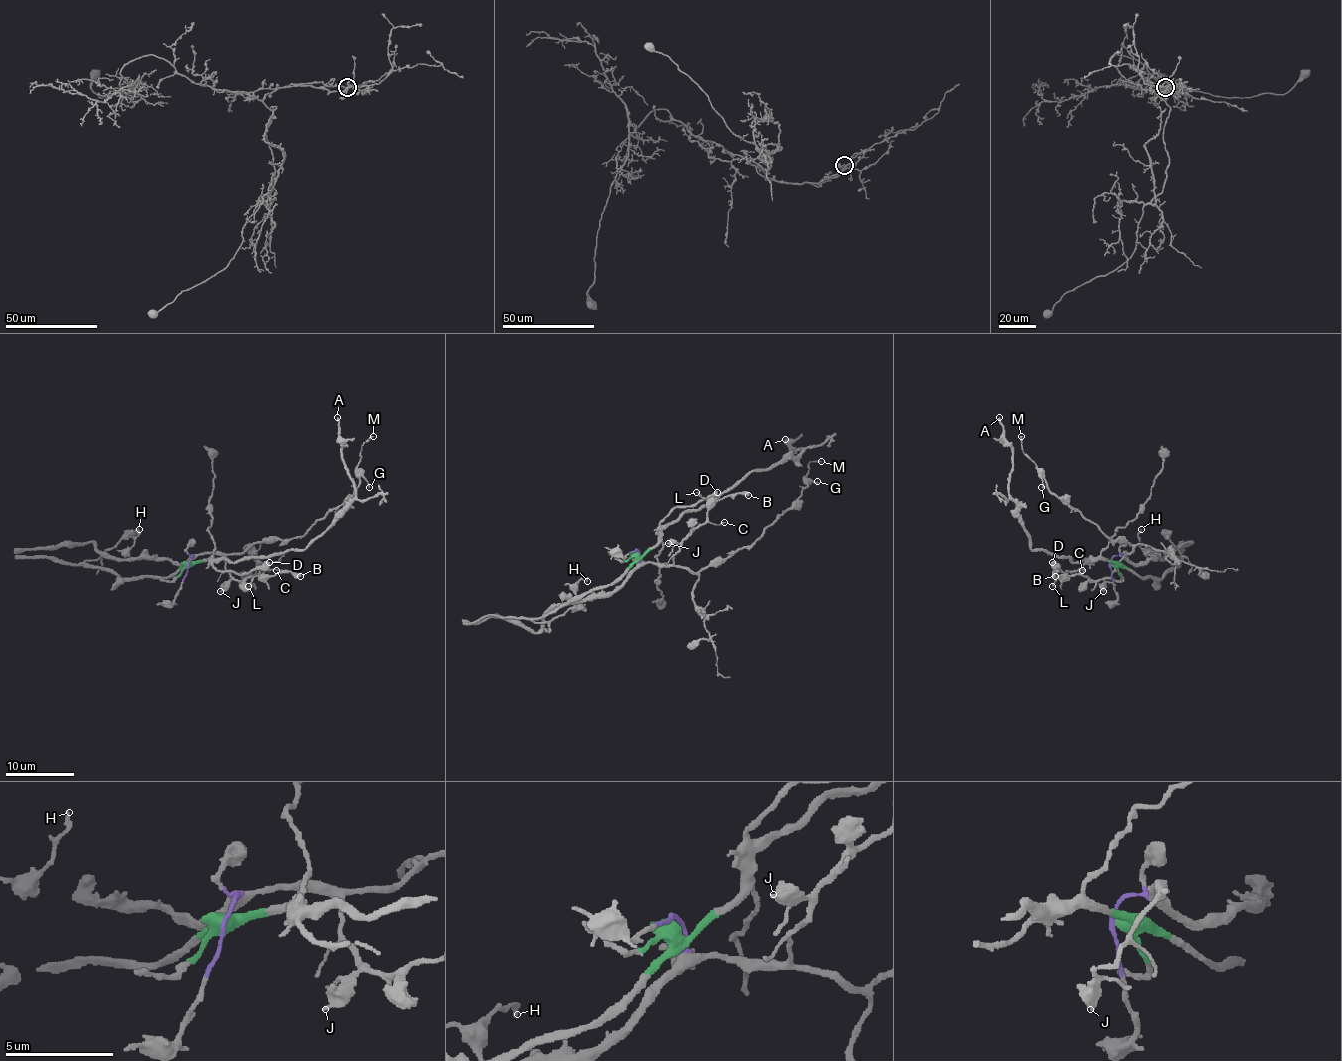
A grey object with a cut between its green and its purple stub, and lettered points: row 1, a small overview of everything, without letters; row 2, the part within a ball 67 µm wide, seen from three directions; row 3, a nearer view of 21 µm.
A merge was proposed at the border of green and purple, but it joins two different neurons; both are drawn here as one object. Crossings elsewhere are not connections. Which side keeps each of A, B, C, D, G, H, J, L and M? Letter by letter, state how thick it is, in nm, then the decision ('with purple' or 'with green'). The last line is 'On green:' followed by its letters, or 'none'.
A: 240 nm thick; with green
B: 440 nm thick; with purple
C: 130 nm thick; with purple
D: 360 nm thick; with green
G: 150 nm thick; with purple
H: 170 nm thick; with purple
J: 280 nm thick; with purple
L: 110 nm thick; with purple
M: 150 nm thick; with purple
On green: A, D

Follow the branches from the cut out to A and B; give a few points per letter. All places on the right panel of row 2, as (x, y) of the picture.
A: (1112, 563), (1074, 562), (1031, 548), (1019, 505), (1010, 496), (1012, 444), (1000, 417)
B: (1110, 563), (1113, 556), (1124, 553), (1115, 570), (1098, 581), (1081, 574), (1062, 575), (1053, 572), (1055, 575)

